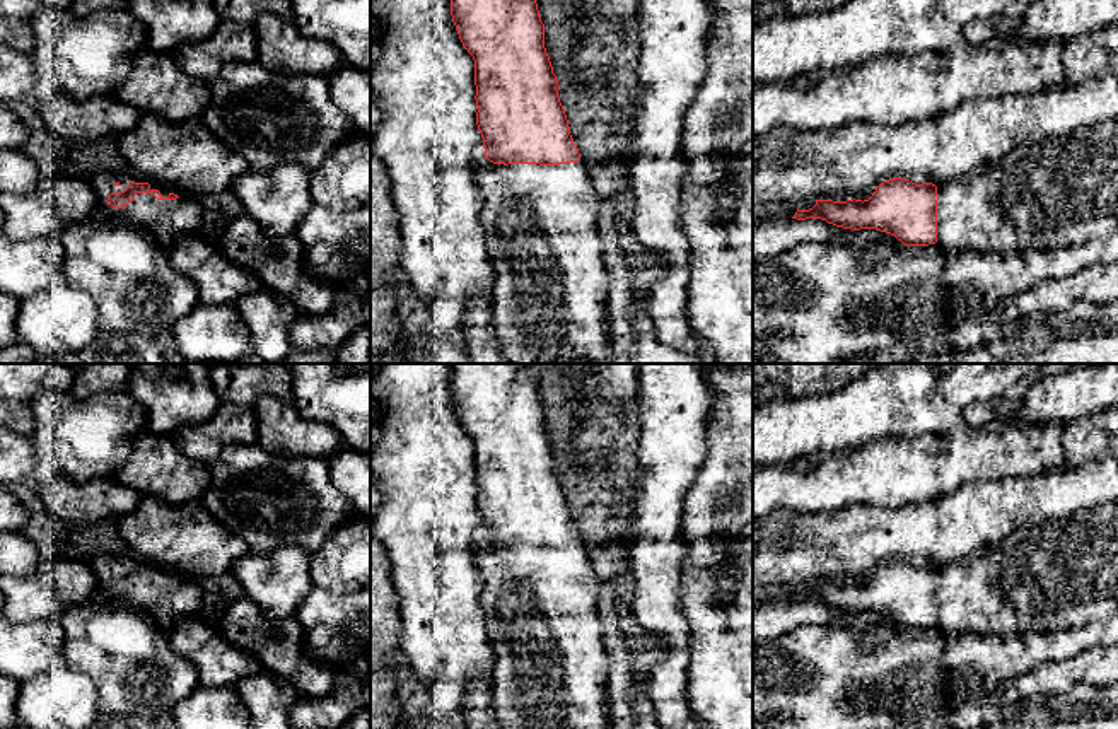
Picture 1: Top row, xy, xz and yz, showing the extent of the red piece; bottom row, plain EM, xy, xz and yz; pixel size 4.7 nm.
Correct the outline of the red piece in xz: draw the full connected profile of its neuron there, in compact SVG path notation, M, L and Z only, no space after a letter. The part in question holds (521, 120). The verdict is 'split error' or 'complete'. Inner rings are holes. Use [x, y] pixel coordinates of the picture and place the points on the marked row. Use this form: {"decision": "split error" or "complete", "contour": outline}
{"decision": "split error", "contour": "M451 0L451 15L475 60L476 125L485 147L476 183L495 273L490 304L500 352L509 364L616 364L606 316L609 275L597 227L601 203L558 97L538 3Z"}

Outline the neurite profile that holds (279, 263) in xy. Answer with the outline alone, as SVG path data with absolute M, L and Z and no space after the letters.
M242 212L224 225L218 248L232 263L253 270L263 287L287 299L300 314L324 316L331 311L338 287L306 270L297 234L268 239Z

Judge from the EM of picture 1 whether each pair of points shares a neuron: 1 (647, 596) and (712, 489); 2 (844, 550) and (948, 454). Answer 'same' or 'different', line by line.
1: different
2: different

